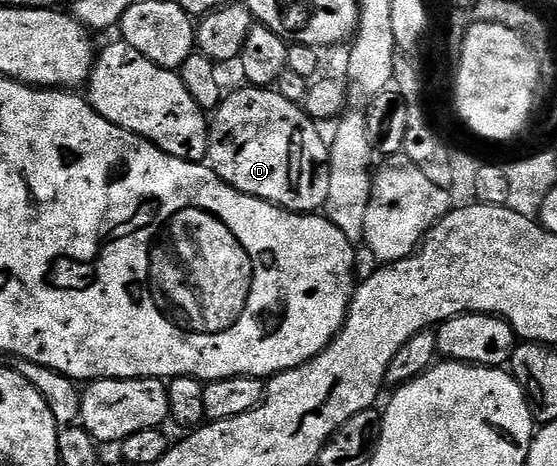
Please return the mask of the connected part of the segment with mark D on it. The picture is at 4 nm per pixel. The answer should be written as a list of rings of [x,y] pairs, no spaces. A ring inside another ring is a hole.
[[[242,87],[236,93],[228,92],[218,109],[214,110],[209,121],[207,131],[207,156],[209,167],[227,185],[231,185],[237,191],[245,195],[253,195],[262,201],[268,201],[287,209],[291,213],[314,213],[318,214],[324,208],[327,196],[329,195],[329,173],[330,173],[330,148],[328,142],[319,134],[320,126],[312,118],[303,112],[296,102],[285,99],[279,92],[271,87]]]

